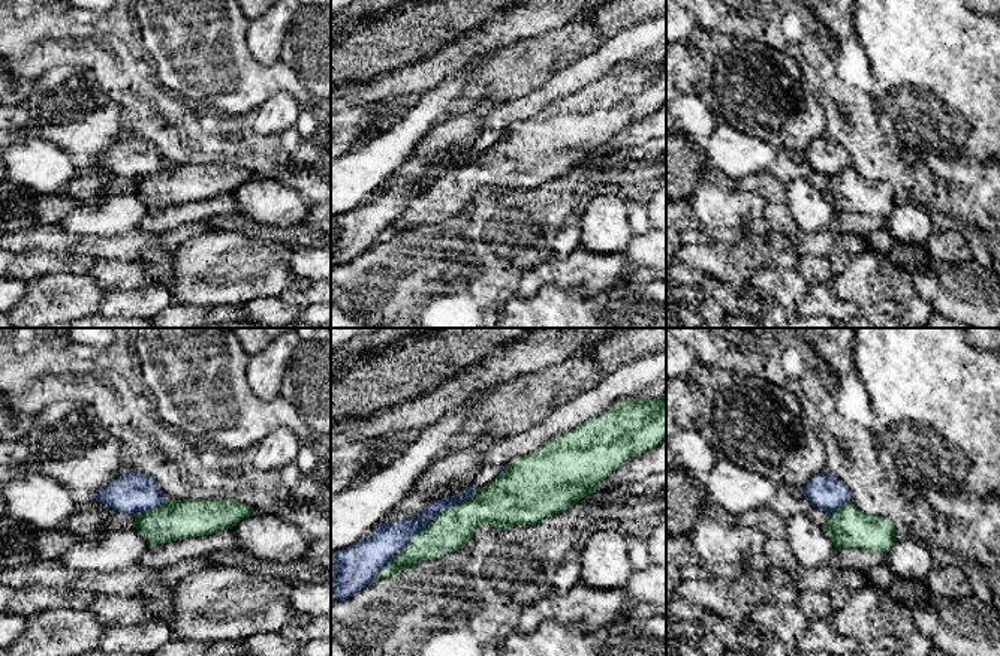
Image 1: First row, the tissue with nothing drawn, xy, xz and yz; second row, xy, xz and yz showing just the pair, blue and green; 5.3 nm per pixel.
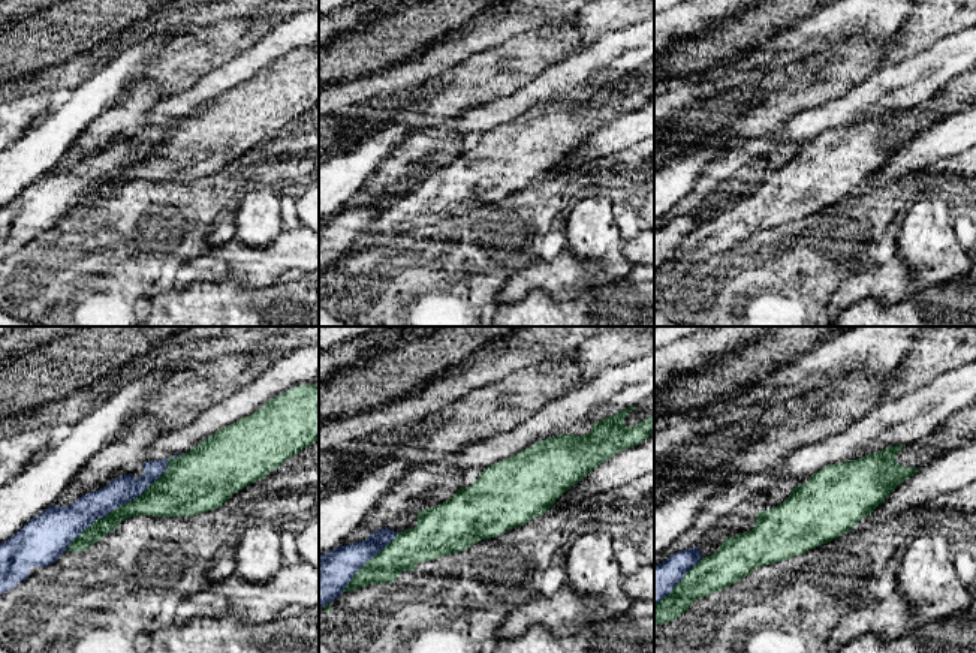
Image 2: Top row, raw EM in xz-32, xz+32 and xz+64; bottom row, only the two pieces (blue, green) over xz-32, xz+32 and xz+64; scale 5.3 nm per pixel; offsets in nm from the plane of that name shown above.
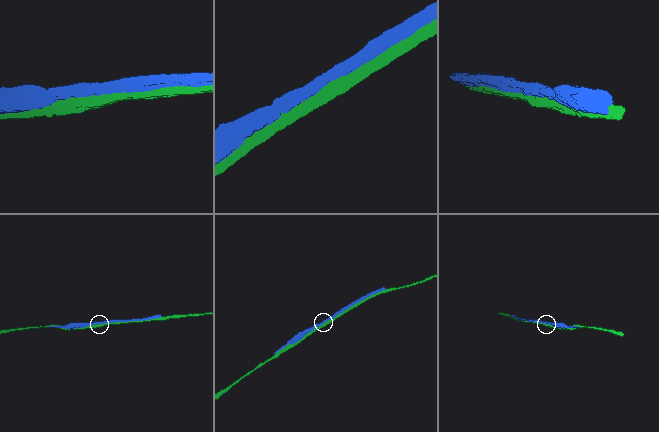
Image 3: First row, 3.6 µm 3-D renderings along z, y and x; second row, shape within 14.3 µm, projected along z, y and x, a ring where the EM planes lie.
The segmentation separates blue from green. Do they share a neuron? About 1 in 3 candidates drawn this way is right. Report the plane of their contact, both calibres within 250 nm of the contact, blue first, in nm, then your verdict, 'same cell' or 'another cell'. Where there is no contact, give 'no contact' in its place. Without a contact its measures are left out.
meets blue in xz; 180 nm thick on the blue side, 220 nm on the other; another cell

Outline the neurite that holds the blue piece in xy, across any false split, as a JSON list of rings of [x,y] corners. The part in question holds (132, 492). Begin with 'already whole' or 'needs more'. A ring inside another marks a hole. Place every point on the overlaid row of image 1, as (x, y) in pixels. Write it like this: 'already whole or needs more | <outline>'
already whole | [[[130,470],[123,472],[108,487],[87,497],[126,514],[145,512],[168,500],[150,475]]]

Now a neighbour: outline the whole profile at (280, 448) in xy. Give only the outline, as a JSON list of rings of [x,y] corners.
[[[280,427],[256,445],[246,463],[262,472],[280,470],[295,463],[299,446],[301,443],[293,430]]]

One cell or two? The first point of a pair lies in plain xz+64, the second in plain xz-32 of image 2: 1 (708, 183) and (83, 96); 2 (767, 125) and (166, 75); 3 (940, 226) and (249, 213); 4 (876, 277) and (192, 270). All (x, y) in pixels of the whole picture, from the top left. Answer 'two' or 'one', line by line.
1: two
2: one
3: one
4: one

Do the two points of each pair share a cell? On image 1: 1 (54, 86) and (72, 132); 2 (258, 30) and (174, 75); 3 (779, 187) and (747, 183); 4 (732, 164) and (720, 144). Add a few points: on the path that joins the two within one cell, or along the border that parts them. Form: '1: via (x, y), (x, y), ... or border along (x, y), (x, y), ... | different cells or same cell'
1: via (66, 98), (66, 107), (72, 113), (72, 120) | same cell
2: border along (249, 21), (247, 47), (258, 60), (268, 65) | different cells
3: via (771, 187), (764, 183), (755, 183) | same cell
4: via (732, 159), (725, 149) | same cell

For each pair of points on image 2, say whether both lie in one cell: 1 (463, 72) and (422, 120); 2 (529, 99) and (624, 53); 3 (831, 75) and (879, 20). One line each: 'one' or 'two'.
1: one
2: one
3: two

